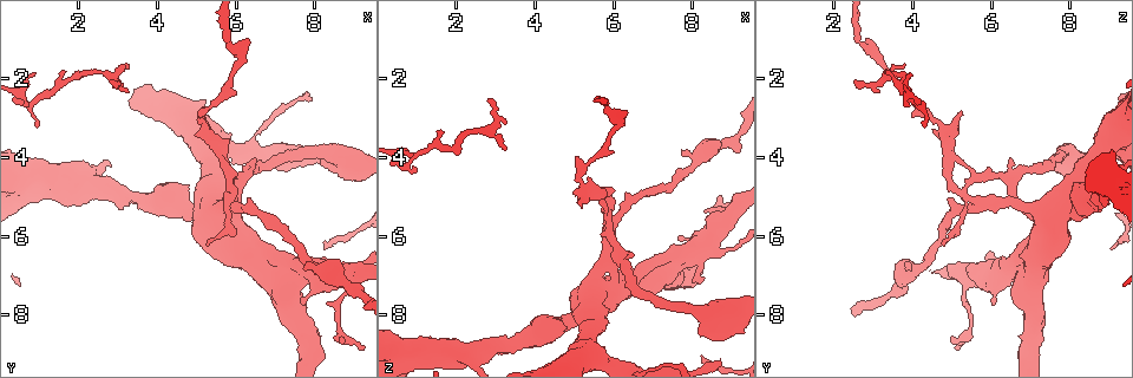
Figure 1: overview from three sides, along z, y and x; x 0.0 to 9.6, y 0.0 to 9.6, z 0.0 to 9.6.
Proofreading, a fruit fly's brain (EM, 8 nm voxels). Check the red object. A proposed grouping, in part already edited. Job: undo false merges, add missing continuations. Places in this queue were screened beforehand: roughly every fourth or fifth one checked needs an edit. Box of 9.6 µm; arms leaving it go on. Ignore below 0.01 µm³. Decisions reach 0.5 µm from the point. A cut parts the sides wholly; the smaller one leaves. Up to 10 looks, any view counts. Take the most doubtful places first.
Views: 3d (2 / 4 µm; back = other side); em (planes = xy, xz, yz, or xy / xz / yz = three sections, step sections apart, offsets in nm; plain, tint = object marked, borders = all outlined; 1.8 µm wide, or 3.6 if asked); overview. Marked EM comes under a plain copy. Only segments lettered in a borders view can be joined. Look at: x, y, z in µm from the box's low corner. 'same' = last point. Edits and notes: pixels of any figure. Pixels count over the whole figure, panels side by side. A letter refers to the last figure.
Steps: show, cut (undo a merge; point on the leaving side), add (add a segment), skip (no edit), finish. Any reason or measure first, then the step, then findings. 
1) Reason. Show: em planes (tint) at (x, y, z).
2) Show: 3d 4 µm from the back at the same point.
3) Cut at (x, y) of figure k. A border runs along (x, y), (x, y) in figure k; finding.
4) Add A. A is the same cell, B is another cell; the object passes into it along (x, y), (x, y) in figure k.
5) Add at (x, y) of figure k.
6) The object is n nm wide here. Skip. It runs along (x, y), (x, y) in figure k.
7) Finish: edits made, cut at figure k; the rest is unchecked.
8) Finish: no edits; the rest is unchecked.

Thin end. Show: 3d 4 µm at (5.25, 6.15, 4.75).

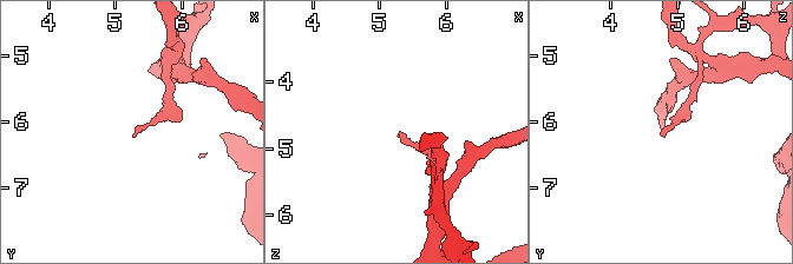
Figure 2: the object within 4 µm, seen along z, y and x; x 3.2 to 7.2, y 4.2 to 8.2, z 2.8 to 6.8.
Show: em 3.6 µm planes (borders) at (5.25, 6.20, 4.80).

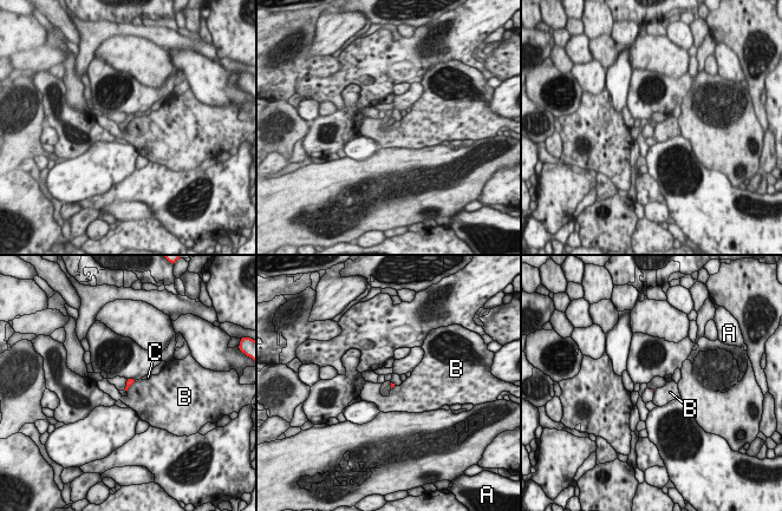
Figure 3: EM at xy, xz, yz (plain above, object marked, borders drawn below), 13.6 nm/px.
The longest contact is with B, 200 nm. Skip. A, B and C are other cells; a border runs along (136, 380), (126, 391) in figure 3; none of them fits.

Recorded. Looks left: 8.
Free end. Show: 3d 2 µm at (3.30, 1.60, 3.80).

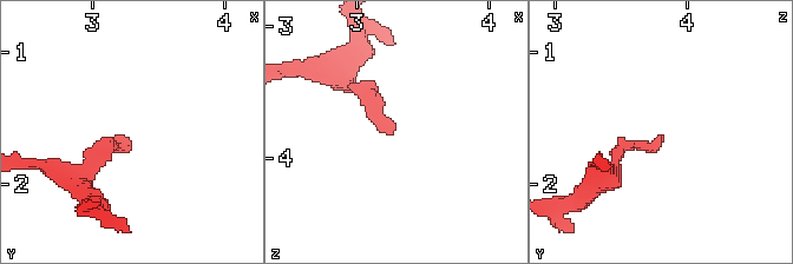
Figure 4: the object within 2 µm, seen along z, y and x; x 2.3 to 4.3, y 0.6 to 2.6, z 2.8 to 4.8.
Show: em planes (borders) at (3.30, 1.66, 3.80).

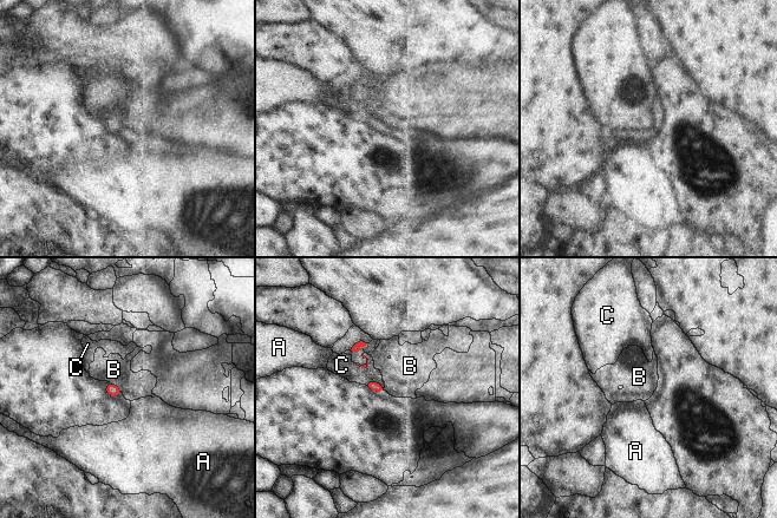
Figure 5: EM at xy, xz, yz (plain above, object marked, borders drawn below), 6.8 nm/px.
Skip. A, B and C are other cells; a border runs along (367, 343), (358, 351), (351, 351) in figure 5; none of them fits.

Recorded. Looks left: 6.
An open end. Show: 3d 4 µm from the back at (0.95, 3.25, 4.25).

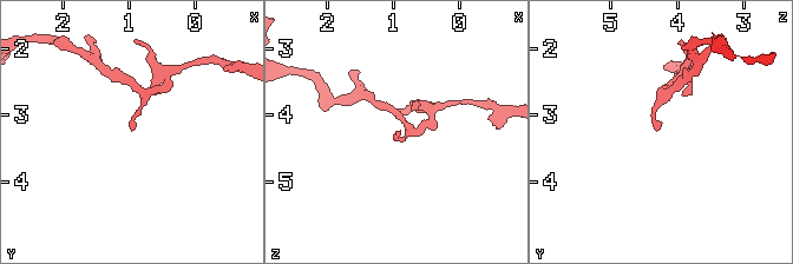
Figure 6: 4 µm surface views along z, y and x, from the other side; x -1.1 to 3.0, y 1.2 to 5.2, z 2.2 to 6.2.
Show: em yz step 8 (borders) at (0.90, 3.25, 4.30).

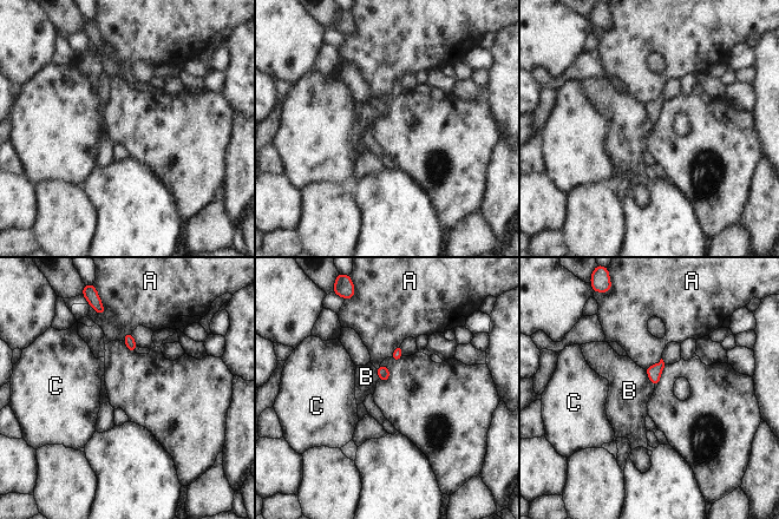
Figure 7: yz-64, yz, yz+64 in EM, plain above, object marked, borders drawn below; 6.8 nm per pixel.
Skip. A, B and C are other cells; a border runs along (643, 369), (654, 387) in figure 7; none of them fits.

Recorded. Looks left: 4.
Branch stops here. Show: 3d 2 µm at (8.15, 4.10, 8.45).

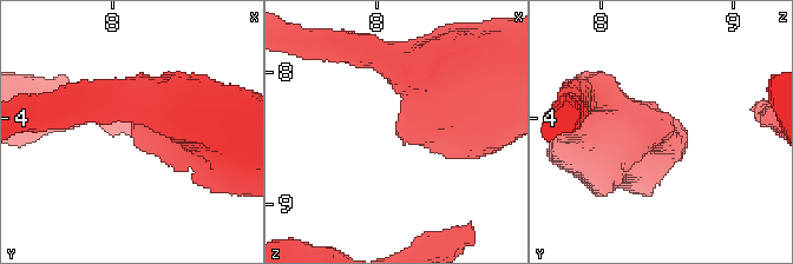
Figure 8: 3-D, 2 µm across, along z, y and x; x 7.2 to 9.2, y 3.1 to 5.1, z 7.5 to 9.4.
Show: em xz step 8 (borders) at (8.20, 4.10, 8.52).

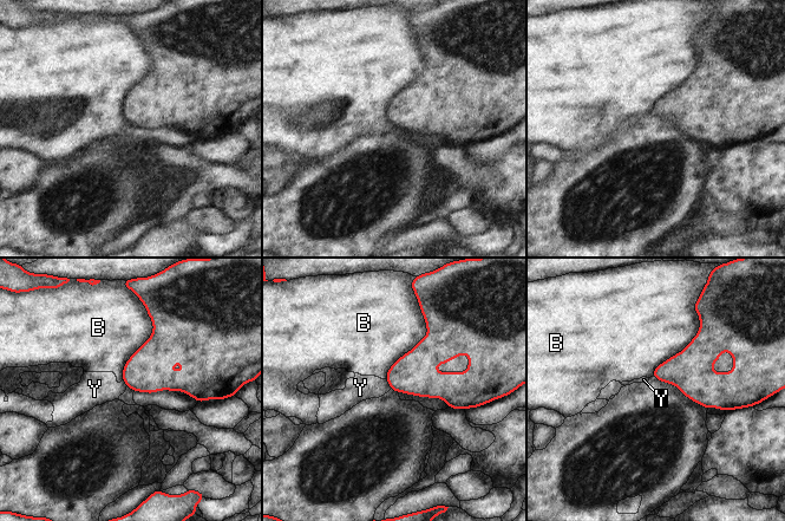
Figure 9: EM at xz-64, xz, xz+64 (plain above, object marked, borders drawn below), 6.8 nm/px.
Show: em planes (borders) at the same point.

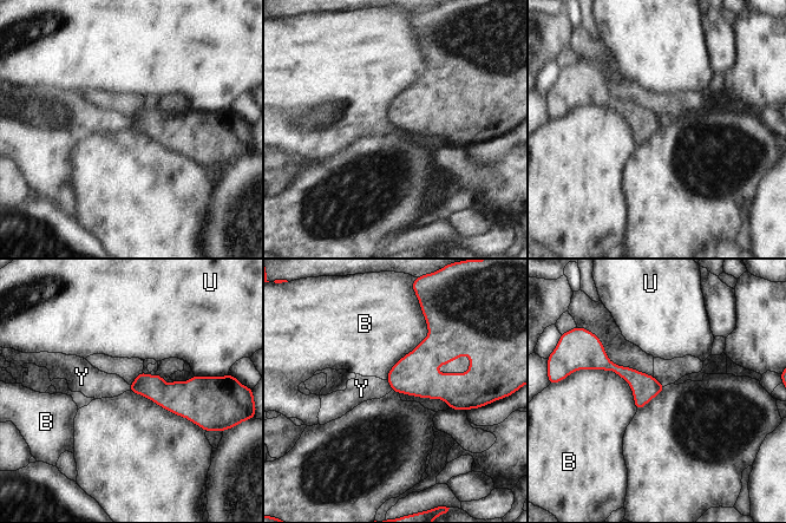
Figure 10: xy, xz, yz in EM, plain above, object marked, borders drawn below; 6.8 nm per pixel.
Skip. B, U and Y are other cells; it runs along (594, 366), (660, 387) in figure 10; no lettered segment goes on from it.

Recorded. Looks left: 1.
Finish: no edits; the rest is unchecked.

